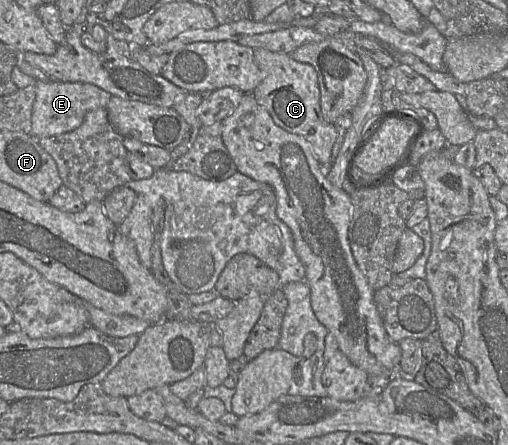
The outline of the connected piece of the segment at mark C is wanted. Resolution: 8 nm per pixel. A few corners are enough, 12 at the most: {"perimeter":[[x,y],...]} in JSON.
{"perimeter":[[253,50],[252,92],[279,127],[305,138],[325,170],[337,130],[316,70]]}

